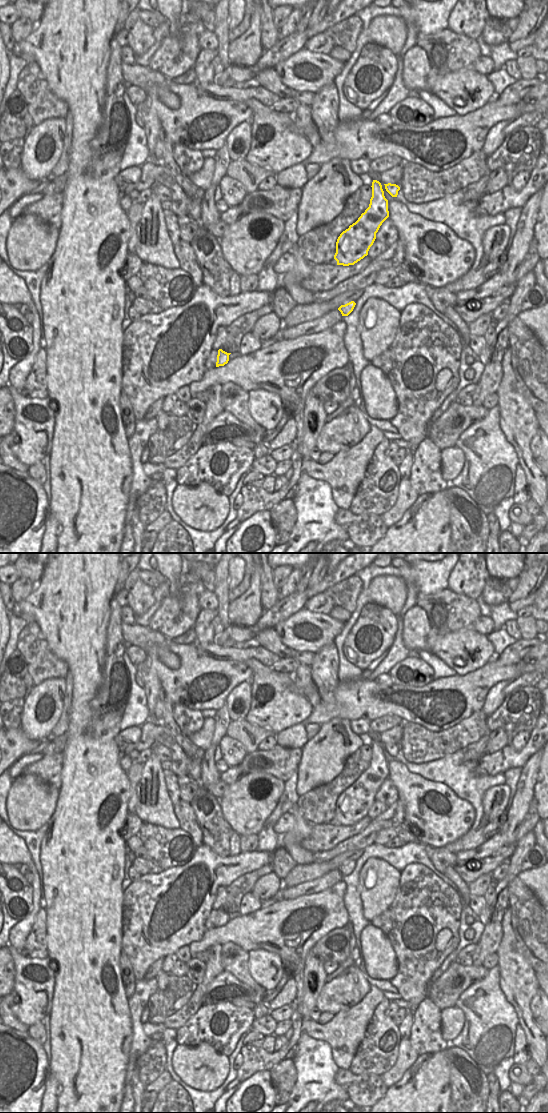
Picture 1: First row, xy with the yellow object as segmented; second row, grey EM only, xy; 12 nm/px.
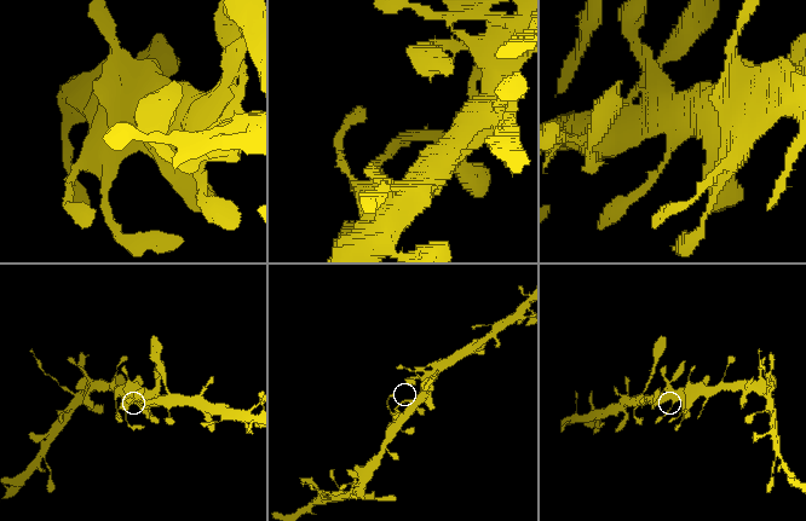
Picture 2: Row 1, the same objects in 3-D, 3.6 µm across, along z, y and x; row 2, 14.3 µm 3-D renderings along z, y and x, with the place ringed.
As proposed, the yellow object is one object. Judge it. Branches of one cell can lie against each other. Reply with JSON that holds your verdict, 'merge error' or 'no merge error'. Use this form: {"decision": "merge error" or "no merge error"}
{"decision": "no merge error"}

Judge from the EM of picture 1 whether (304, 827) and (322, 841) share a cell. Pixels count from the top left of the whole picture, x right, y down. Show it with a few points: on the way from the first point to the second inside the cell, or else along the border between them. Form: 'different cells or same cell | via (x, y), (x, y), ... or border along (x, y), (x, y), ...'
different cells | border along (312, 826), (300, 845), (313, 853)

